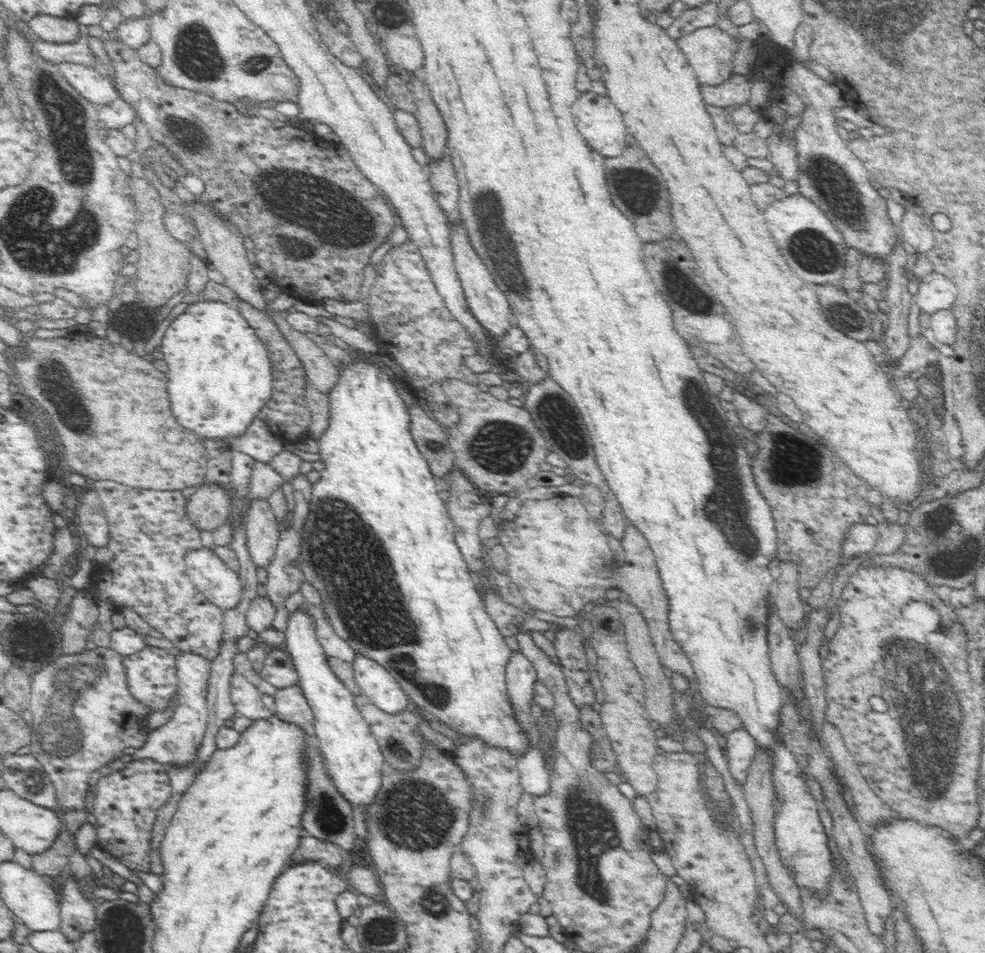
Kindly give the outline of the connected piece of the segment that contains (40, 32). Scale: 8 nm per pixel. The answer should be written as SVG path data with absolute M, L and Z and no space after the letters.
M38 14L27 23L32 29L33 36L45 42L55 44L77 42L81 36L76 20L66 20L63 17Z

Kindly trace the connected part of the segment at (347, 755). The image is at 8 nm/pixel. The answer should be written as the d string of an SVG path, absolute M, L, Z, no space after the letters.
M302 608L288 616L284 630L286 651L294 659L298 671L298 685L310 705L314 717L316 744L322 748L326 760L326 772L334 782L336 790L353 806L356 811L376 802L378 791L382 788L383 775L393 768L385 760L379 743L371 733L370 725L365 721L355 704L355 696L342 684L342 681L330 670L327 654L318 642L313 618Z

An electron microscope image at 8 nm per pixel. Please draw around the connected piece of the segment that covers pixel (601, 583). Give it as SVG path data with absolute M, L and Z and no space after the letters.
M557 495L552 499L527 499L518 509L518 516L514 518L514 522L500 525L504 530L504 536L500 540L508 552L506 572L512 576L513 592L532 609L549 612L554 616L577 616L586 604L602 601L607 597L608 590L617 588L612 570L615 563L608 545L608 536L600 532L592 518L584 514L580 502L579 497L565 495Z

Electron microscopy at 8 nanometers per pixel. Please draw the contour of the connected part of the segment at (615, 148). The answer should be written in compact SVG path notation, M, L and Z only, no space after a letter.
M586 92L572 106L574 122L584 140L602 156L620 156L626 146L626 126L622 114L606 98Z

